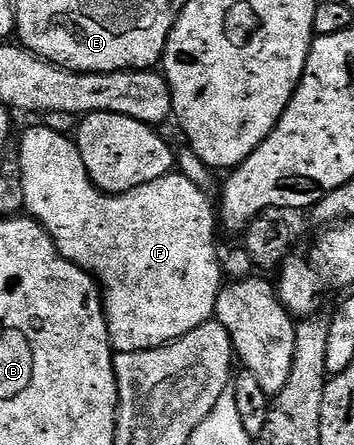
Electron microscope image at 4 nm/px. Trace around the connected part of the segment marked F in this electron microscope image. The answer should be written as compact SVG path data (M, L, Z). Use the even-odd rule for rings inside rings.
M44 126L29 128L22 134L19 159L26 198L24 211L44 226L63 258L84 272L90 272L103 289L105 317L114 353L160 348L174 339L173 324L196 326L214 319L223 279L221 264L217 261L219 220L206 189L195 186L191 178L170 174L155 178L155 182L140 184L130 192L102 192L91 182L76 143L68 135Z

